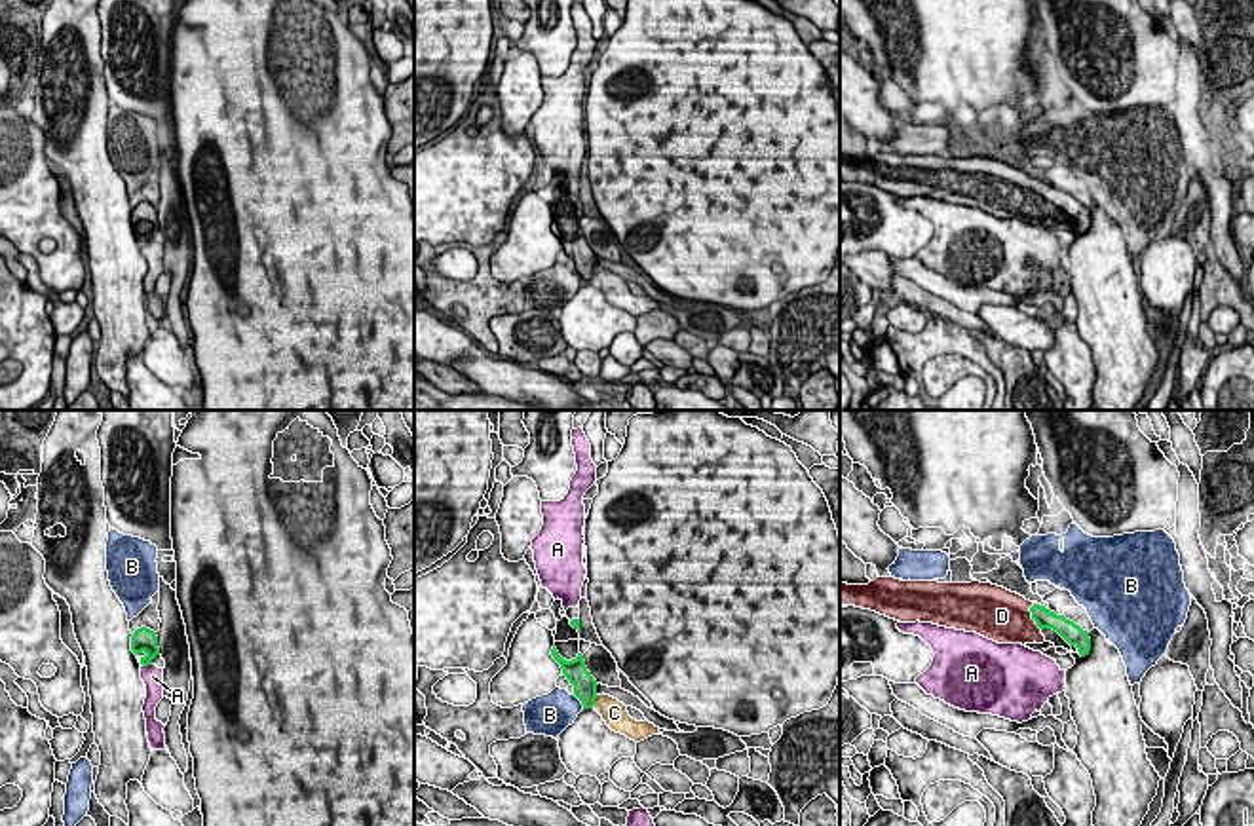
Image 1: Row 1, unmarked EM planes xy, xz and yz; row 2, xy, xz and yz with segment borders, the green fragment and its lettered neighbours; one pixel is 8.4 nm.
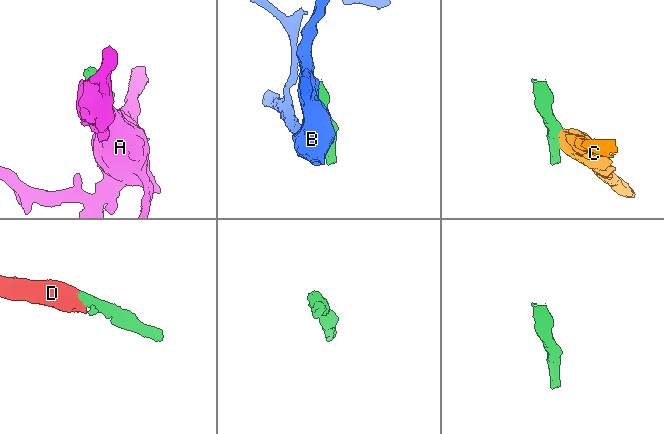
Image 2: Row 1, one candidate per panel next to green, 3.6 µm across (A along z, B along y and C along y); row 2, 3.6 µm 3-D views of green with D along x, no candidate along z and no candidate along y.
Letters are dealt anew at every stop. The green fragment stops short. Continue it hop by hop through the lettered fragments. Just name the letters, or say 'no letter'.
D

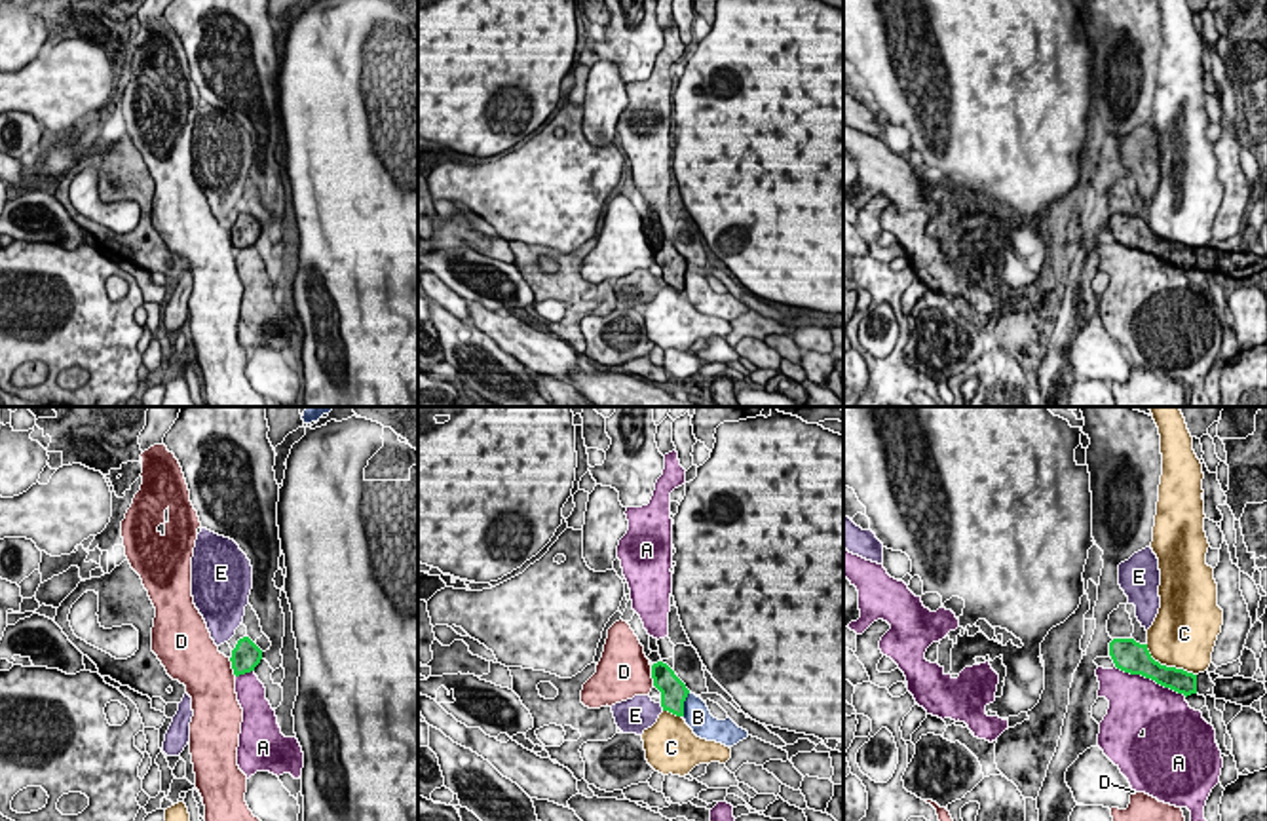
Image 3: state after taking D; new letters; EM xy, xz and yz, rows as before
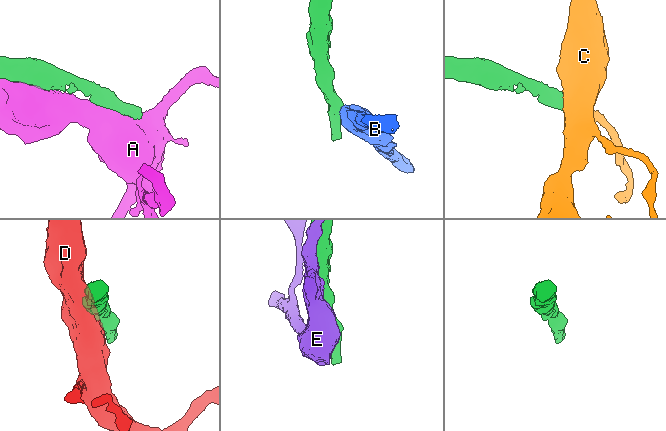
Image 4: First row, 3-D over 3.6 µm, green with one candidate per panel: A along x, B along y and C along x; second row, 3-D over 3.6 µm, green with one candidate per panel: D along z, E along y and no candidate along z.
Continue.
no letter

